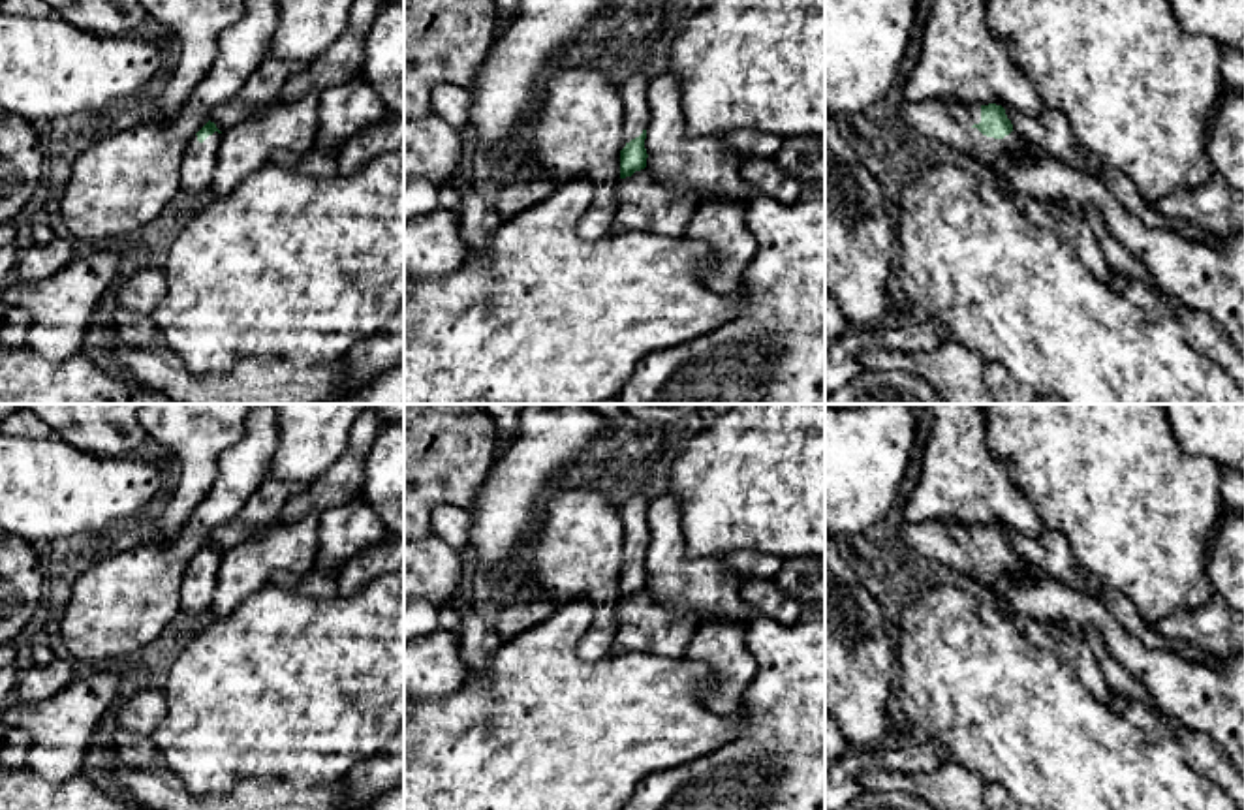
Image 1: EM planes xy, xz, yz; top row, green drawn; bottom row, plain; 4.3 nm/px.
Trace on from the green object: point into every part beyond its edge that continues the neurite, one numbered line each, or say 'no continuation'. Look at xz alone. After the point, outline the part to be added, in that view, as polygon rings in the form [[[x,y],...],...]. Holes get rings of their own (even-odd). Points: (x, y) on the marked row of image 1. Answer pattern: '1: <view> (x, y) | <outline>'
1: xz (634, 93) | [[[637,73],[620,88],[624,100],[622,148],[639,137],[648,122],[648,85],[650,81],[643,73]]]

